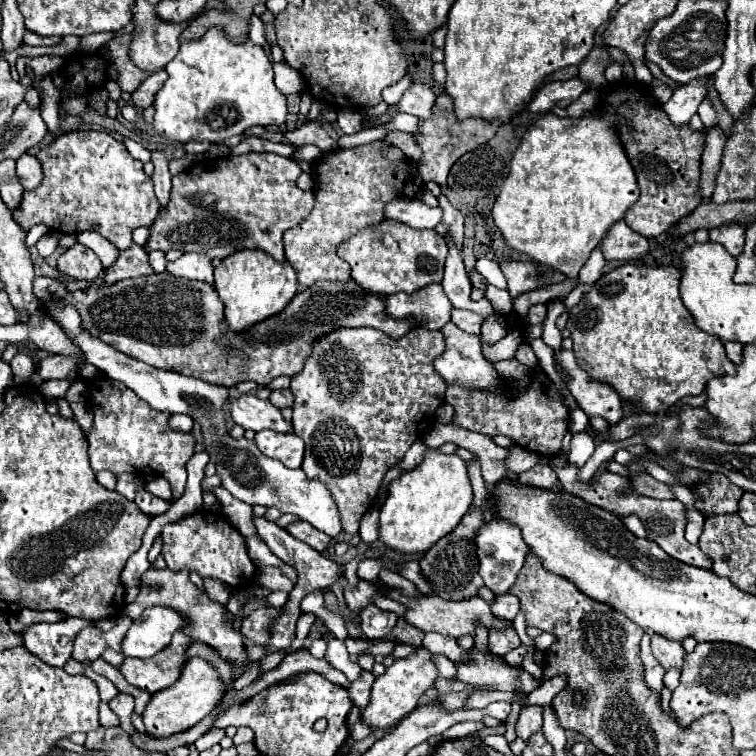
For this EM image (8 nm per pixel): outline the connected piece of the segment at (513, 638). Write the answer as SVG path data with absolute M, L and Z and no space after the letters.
M508 628L508 630L502 630L502 632L490 630L490 650L494 650L494 654L504 656L518 646L520 646L520 638L518 638L514 628Z

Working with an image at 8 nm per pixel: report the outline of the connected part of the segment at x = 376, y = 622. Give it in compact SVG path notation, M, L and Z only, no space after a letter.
M374 604L364 608L360 612L360 618L362 618L362 630L364 630L366 638L370 638L370 640L382 640L386 634L390 634L390 630L398 622L398 616L394 612L380 610Z

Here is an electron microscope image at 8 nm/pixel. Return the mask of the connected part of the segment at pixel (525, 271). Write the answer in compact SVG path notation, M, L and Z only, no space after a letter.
M502 262L500 270L508 280L508 290L512 298L518 296L520 292L530 292L534 288L540 288L542 274L536 274L534 262Z

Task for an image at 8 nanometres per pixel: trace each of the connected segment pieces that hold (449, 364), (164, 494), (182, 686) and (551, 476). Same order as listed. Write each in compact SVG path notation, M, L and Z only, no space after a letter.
M448 322L442 328L444 340L446 340L446 350L440 354L440 358L434 358L434 368L436 372L448 382L456 382L460 386L470 386L476 390L496 390L498 386L498 372L494 370L494 366L482 358L482 350L480 350L480 336L472 336L464 330L460 330L456 324Z
M158 476L158 478L150 480L150 482L146 484L146 488L148 488L154 496L158 496L158 498L162 498L162 500L170 500L170 496L172 496L170 484L168 484L162 476Z
M192 658L192 660L184 662L180 678L172 686L152 694L148 706L142 714L146 734L148 736L170 736L170 734L192 728L194 724L198 724L204 716L208 716L214 710L214 706L218 704L218 700L224 694L222 688L224 686L222 686L216 670L206 660Z
M534 466L534 470L528 470L524 474L520 474L520 482L528 484L528 486L540 486L540 488L552 488L558 482L556 472L550 466Z

